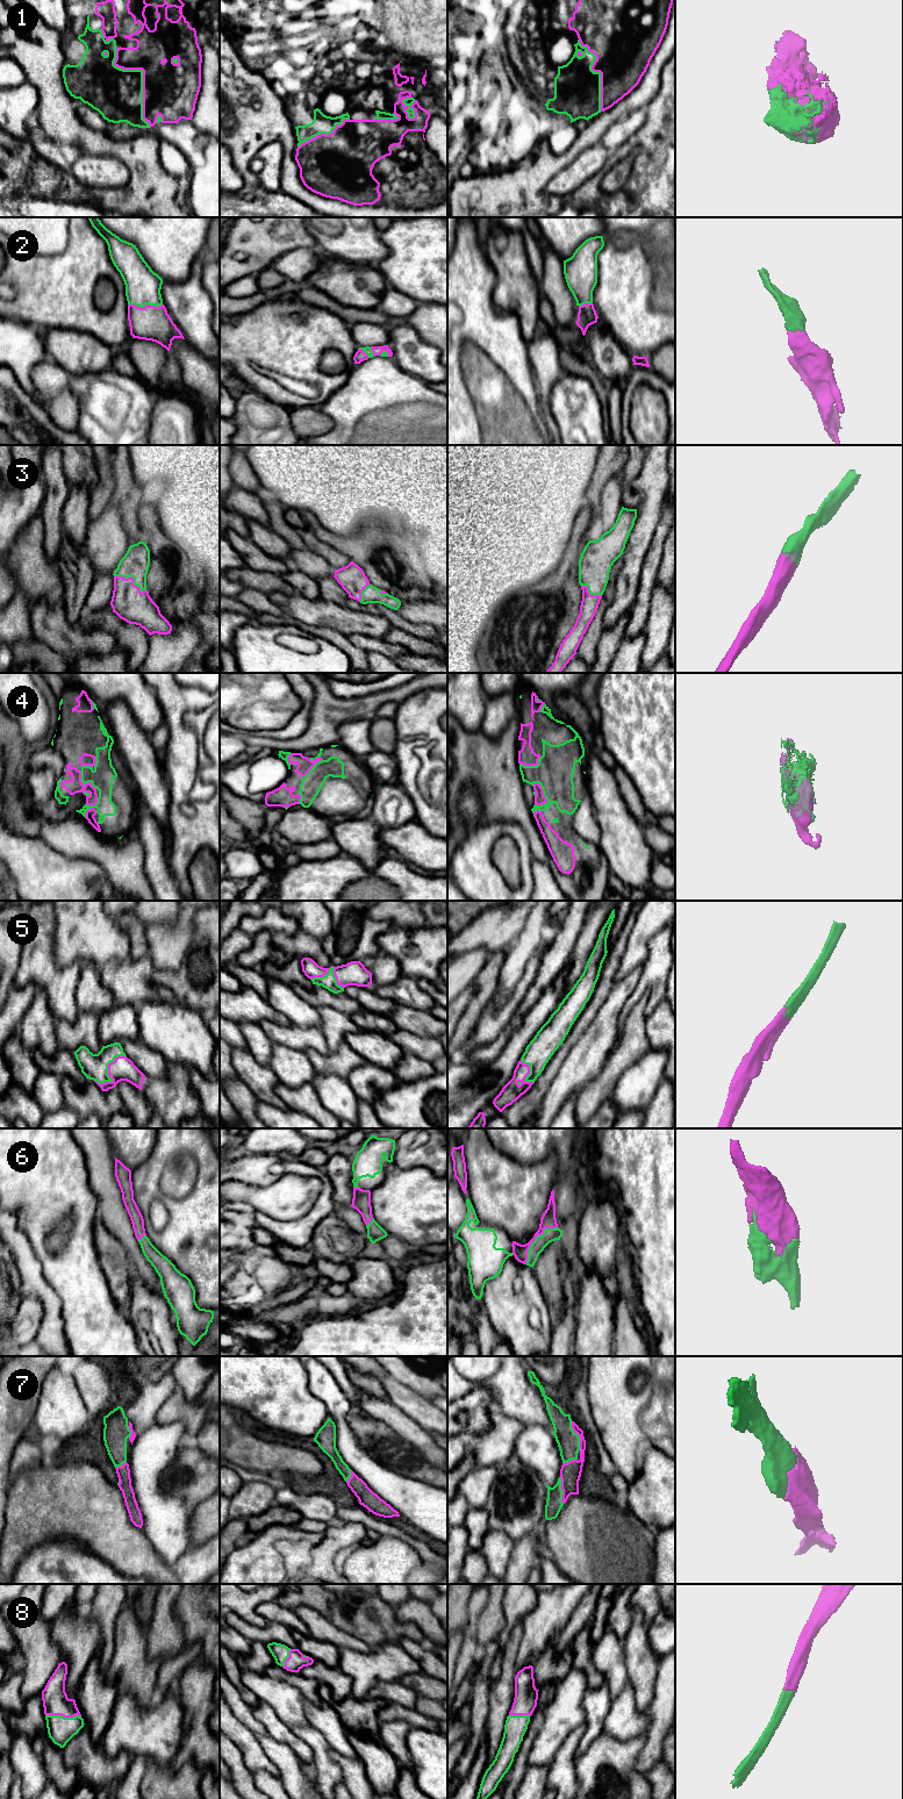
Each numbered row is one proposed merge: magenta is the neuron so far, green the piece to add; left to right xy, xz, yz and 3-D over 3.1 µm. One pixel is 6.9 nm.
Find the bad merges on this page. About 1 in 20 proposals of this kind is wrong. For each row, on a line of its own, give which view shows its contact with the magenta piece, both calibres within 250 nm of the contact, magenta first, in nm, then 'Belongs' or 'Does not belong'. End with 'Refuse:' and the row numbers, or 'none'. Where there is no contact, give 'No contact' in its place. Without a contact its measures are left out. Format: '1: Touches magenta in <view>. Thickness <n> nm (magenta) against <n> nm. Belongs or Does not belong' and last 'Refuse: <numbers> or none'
1: Touches magenta in xy. Thickness 380 nm (magenta) against 360 nm. Belongs
2: Touches magenta in xy. Thickness 240 nm (magenta) against 240 nm. Belongs
3: Touches magenta in xy. Thickness 220 nm (magenta) against 190 nm. Belongs
4: Touches magenta in yz. Thickness 80 nm (magenta) against 260 nm. Belongs
5: Touches magenta in xy. Thickness 160 nm (magenta) against 180 nm. Belongs
6: Touches magenta in yz. Thickness 110 nm (magenta) against 100 nm. Belongs
7: Touches magenta in yz. Thickness 120 nm (magenta) against 160 nm. Belongs
8: Touches magenta in xy. Thickness 180 nm (magenta) against 180 nm. Belongs
Refuse: none

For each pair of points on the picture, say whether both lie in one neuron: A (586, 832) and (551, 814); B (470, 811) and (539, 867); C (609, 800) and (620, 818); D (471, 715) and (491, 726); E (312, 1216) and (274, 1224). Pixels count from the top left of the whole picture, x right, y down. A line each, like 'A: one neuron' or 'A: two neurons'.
A: one neuron
B: two neurons
C: one neuron
D: two neurons
E: one neuron

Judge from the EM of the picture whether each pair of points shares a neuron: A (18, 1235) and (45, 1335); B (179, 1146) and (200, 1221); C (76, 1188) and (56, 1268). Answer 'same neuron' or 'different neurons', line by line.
A: same neuron
B: same neuron
C: same neuron

